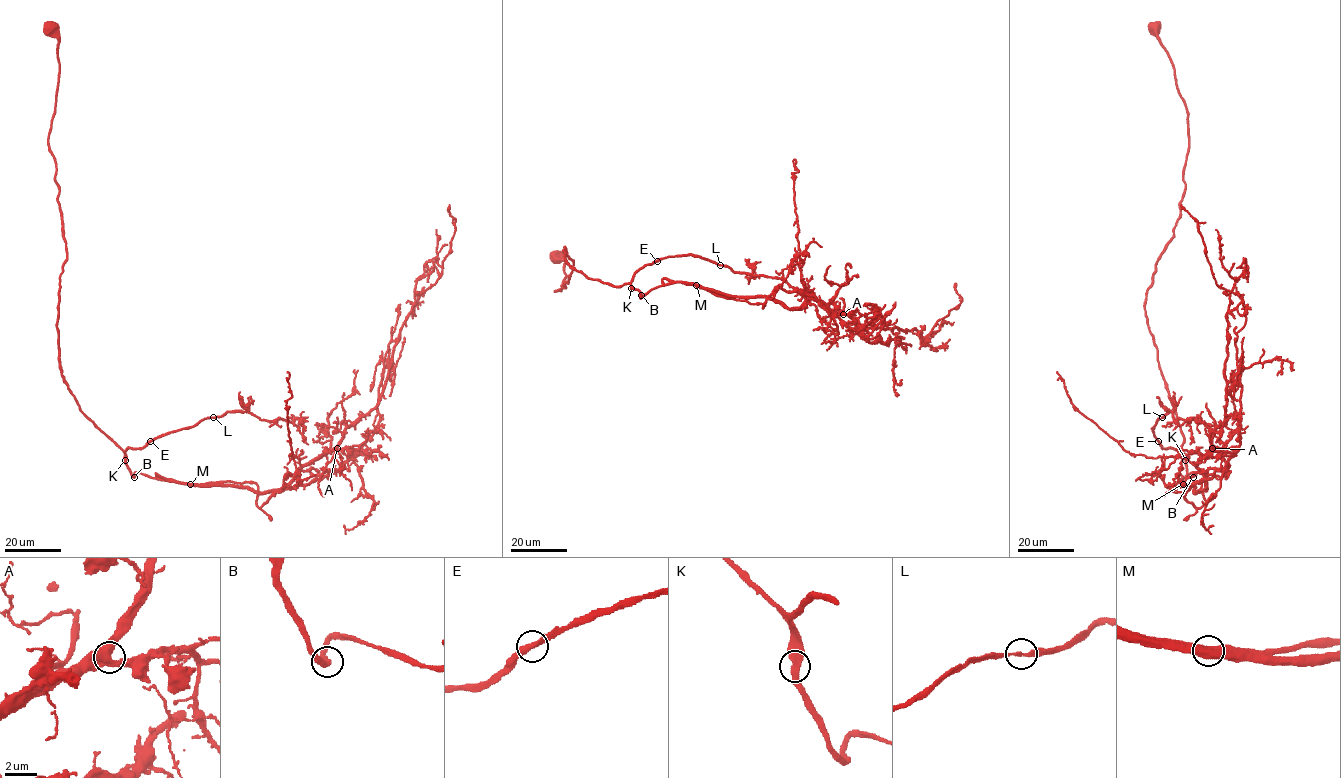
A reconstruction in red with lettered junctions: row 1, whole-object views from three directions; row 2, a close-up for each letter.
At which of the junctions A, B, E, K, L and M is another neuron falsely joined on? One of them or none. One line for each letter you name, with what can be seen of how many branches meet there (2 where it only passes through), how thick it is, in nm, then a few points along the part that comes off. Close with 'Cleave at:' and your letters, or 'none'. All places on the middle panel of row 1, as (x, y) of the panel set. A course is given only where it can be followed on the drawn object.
Cleave at: none

